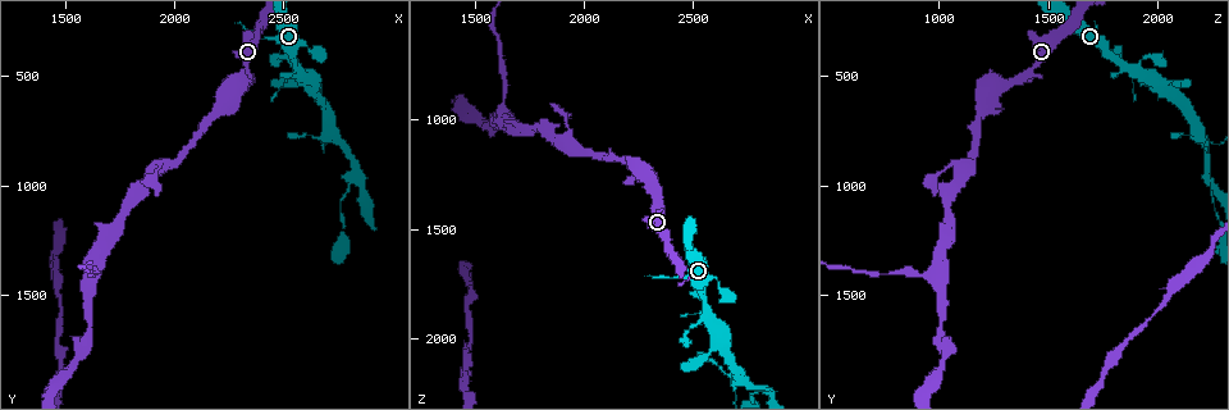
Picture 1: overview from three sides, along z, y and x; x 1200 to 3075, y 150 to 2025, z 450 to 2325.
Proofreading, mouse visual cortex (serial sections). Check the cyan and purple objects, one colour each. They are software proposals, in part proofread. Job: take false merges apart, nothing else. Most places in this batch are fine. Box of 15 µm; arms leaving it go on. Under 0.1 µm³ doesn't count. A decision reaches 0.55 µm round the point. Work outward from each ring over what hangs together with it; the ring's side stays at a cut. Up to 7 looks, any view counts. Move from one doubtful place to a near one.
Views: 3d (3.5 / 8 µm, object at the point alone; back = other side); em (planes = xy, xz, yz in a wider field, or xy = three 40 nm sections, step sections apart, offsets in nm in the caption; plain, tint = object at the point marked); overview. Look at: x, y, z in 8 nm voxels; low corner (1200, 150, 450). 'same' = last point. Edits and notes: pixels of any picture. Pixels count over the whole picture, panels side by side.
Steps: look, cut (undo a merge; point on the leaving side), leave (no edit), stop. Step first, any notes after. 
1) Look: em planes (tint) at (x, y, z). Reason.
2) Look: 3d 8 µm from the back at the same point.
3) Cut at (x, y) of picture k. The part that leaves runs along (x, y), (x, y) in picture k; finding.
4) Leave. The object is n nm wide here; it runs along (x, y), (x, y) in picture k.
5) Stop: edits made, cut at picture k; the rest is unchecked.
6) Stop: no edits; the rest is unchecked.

Look: 3d 3.5 µm at (2820, 970, 2230). Three-way junction.

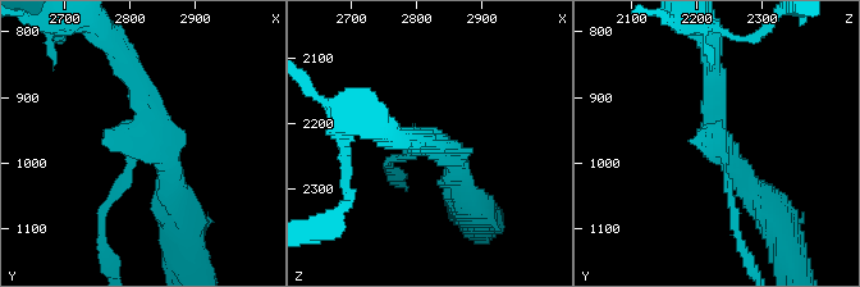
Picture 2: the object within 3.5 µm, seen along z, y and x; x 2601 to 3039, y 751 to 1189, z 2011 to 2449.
Look: em xy step 2 (tint) at (2825, 965, 2230).

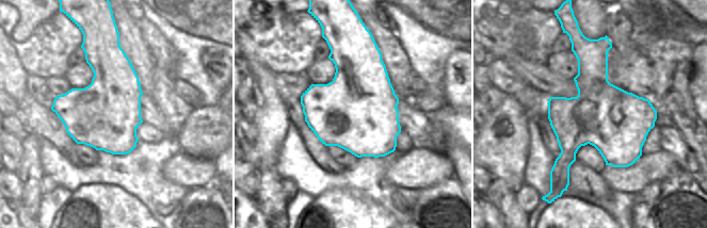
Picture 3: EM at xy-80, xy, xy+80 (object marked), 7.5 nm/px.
Leave. It runs along (712, 59), (714, 135), (735, 213) in picture 2; all the same cell.

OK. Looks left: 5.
Look: em xy step 2 (tint) at (1930, 930, 1010). Thin neck.

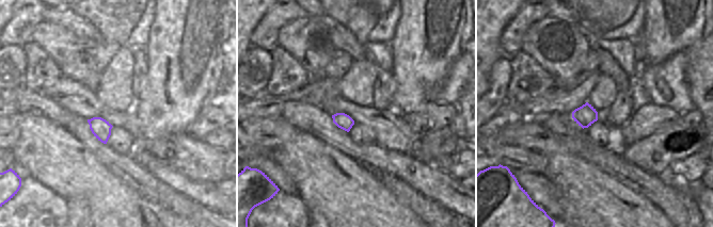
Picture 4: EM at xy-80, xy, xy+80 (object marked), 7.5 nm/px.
Look: 3d 3.5 µm at the same point.

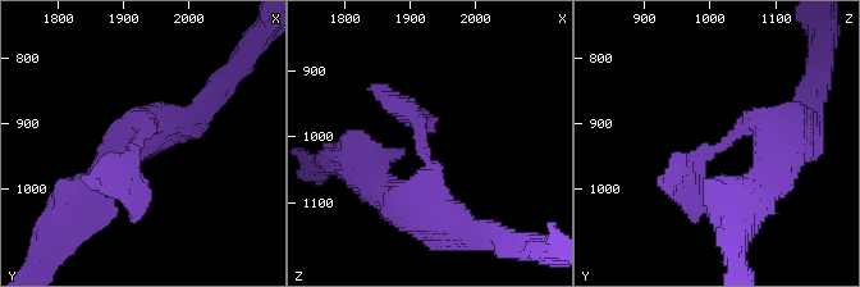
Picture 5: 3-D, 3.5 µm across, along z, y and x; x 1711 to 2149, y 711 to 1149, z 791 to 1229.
Leave. It runs along (440, 217), (421, 128), (374, 89) in picture 5; all the same cell.

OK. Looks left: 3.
Look: 3d 8 µm at (1640, 1410, 980). Three-way junction.

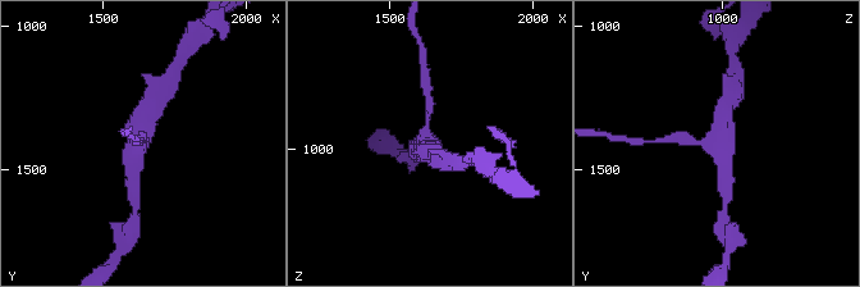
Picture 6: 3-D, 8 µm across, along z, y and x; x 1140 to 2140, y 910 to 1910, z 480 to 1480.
Look: em xy step 2 (tint) at (1620, 1410, 970). 3 arms meet here; the arms are 200, 400, 500 nm wide.

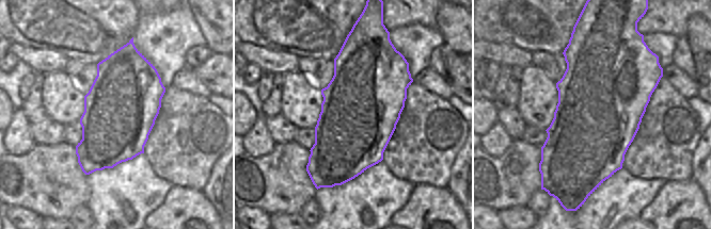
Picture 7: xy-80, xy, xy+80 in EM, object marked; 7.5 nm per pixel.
Leave. It runs along (151, 103), (141, 117), (133, 173) in picture 6; one cell here.

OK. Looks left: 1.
Stop: no edits; the rest is unchecked.

